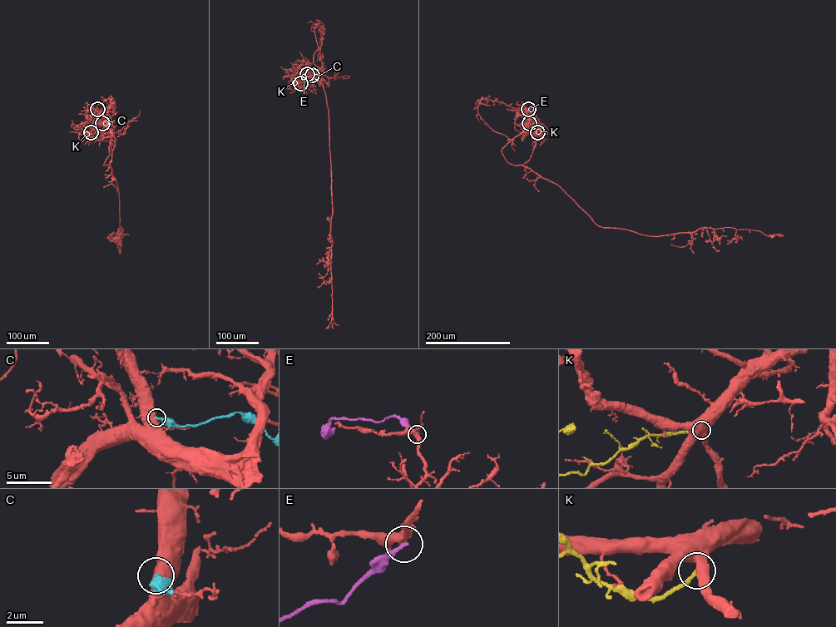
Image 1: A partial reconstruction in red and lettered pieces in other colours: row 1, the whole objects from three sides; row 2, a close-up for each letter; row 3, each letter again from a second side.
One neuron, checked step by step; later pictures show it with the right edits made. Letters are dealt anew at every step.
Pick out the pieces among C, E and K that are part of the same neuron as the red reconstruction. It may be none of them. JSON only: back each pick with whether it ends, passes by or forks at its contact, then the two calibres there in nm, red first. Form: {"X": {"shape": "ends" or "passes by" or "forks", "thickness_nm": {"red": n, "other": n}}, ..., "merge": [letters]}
{"merge": []}

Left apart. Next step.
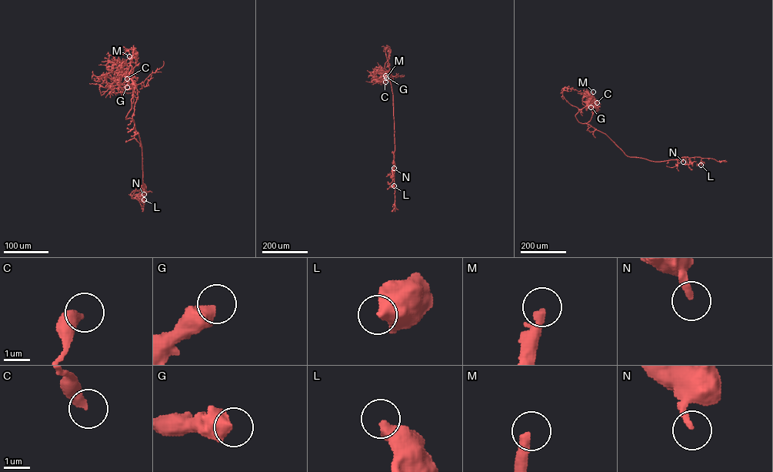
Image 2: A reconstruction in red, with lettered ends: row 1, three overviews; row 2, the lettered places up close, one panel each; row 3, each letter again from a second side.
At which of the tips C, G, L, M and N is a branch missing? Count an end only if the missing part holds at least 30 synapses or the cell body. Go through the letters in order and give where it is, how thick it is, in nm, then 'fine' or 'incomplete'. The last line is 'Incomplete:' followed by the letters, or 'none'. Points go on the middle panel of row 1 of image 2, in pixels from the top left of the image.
C: (385, 82) | 440 nm | fine
G: (385, 75) | 550 nm | fine
L: (394, 185) | 550 nm | fine
M: (386, 78) | 320 nm | incomplete
N: (394, 168) | 240 nm | fine
Incomplete: M

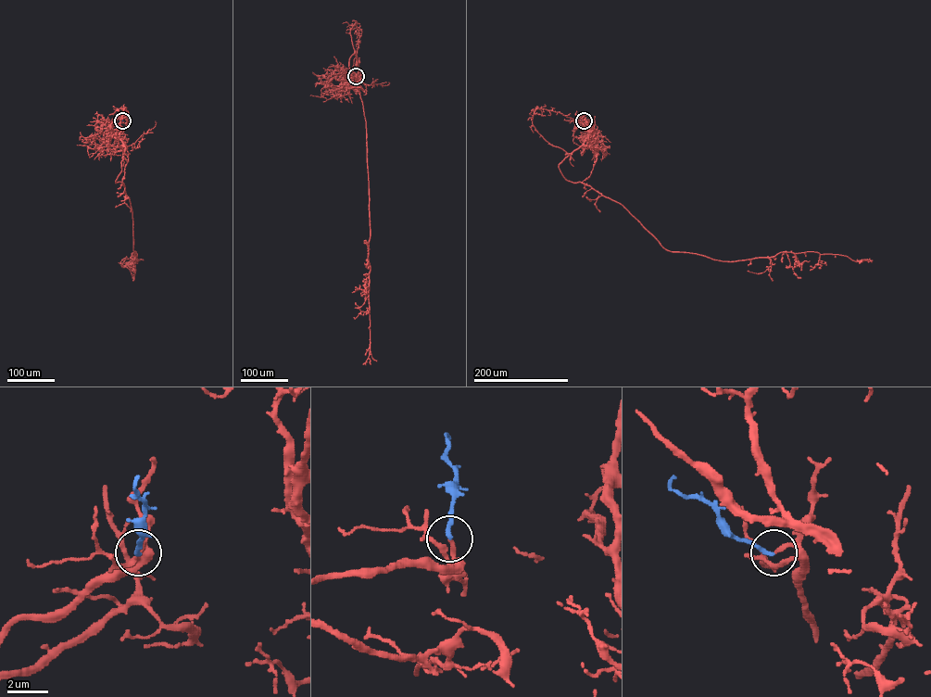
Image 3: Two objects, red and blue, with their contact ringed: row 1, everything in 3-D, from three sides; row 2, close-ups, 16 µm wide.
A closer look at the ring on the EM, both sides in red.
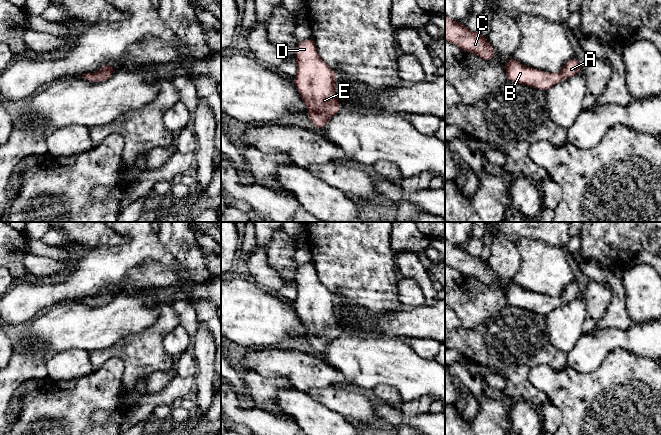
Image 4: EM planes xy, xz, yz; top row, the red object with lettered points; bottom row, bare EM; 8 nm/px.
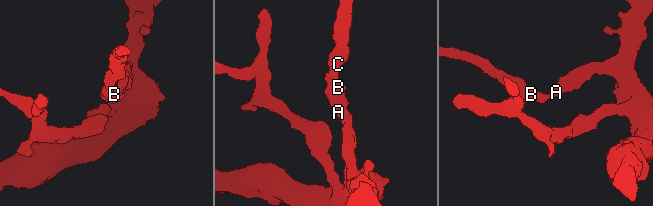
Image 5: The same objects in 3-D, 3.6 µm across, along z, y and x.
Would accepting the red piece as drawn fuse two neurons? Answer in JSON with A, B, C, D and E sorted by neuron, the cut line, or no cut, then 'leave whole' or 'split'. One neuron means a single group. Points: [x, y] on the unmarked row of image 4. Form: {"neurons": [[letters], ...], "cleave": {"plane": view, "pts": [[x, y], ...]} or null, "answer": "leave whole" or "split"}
{"neurons": [["A", "B", "C", "D", "E"]], "cleave": null, "answer": "leave whole"}

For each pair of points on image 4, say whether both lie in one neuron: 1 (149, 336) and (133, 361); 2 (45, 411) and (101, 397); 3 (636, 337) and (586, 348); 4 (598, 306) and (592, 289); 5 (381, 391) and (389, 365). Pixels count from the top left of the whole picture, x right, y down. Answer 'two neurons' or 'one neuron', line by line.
1: one neuron
2: one neuron
3: one neuron
4: one neuron
5: two neurons

